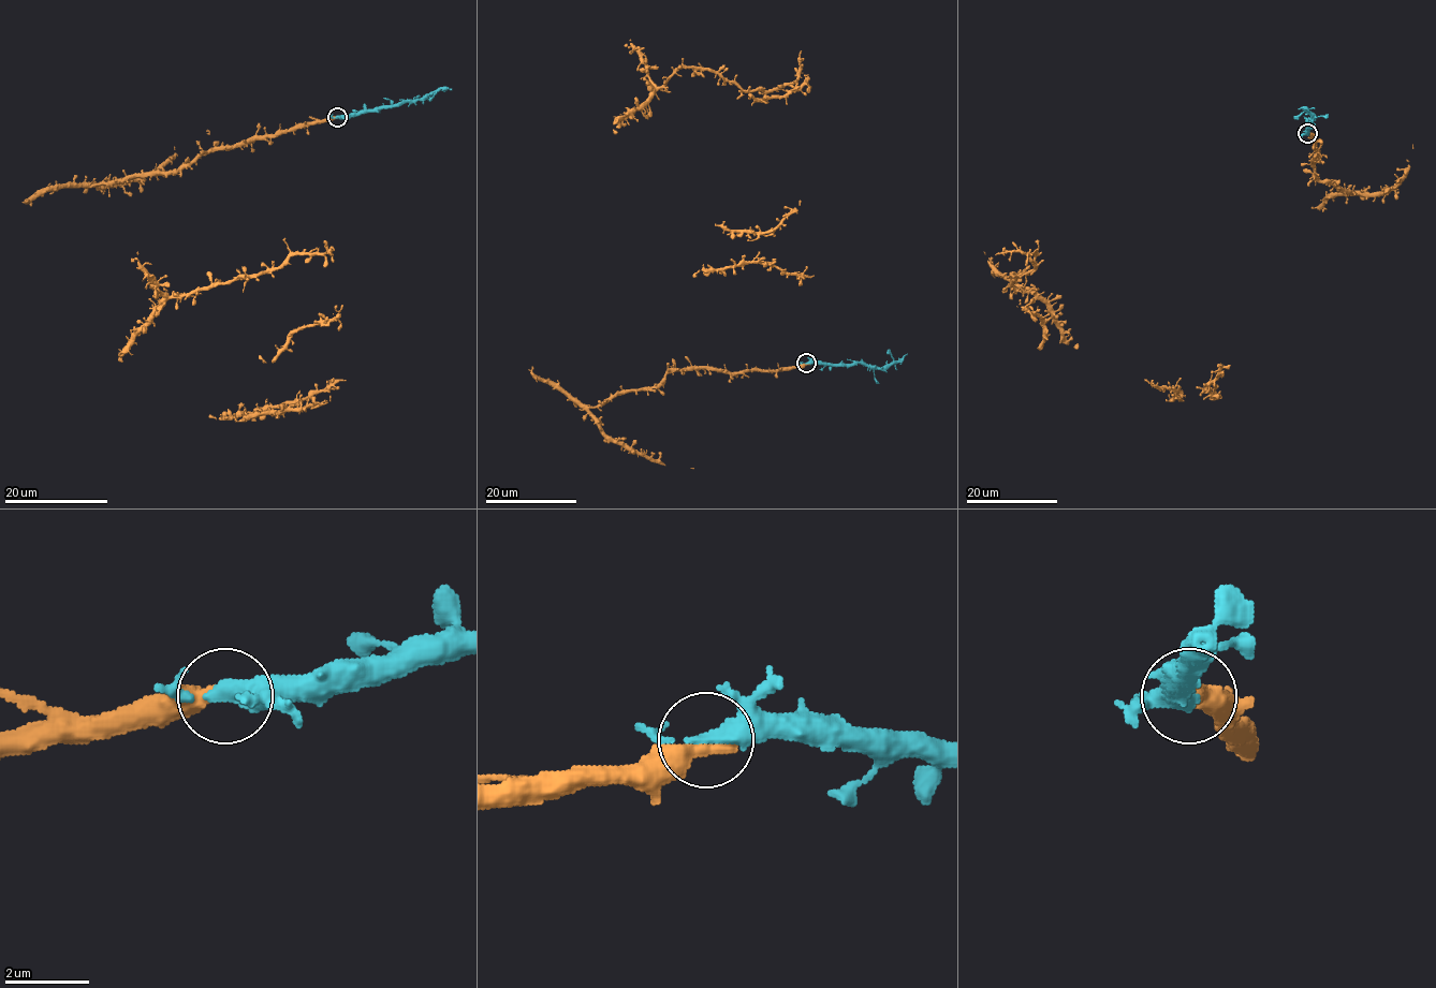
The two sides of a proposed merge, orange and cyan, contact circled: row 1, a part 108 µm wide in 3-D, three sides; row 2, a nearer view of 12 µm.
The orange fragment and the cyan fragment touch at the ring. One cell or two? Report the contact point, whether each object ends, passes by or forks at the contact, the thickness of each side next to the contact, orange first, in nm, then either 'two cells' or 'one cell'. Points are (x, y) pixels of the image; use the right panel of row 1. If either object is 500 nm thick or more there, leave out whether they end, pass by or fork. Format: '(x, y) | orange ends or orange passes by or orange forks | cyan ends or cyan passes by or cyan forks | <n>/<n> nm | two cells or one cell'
(1307, 133) | orange ends | cyan passes by | 480/360 nm | one cell

